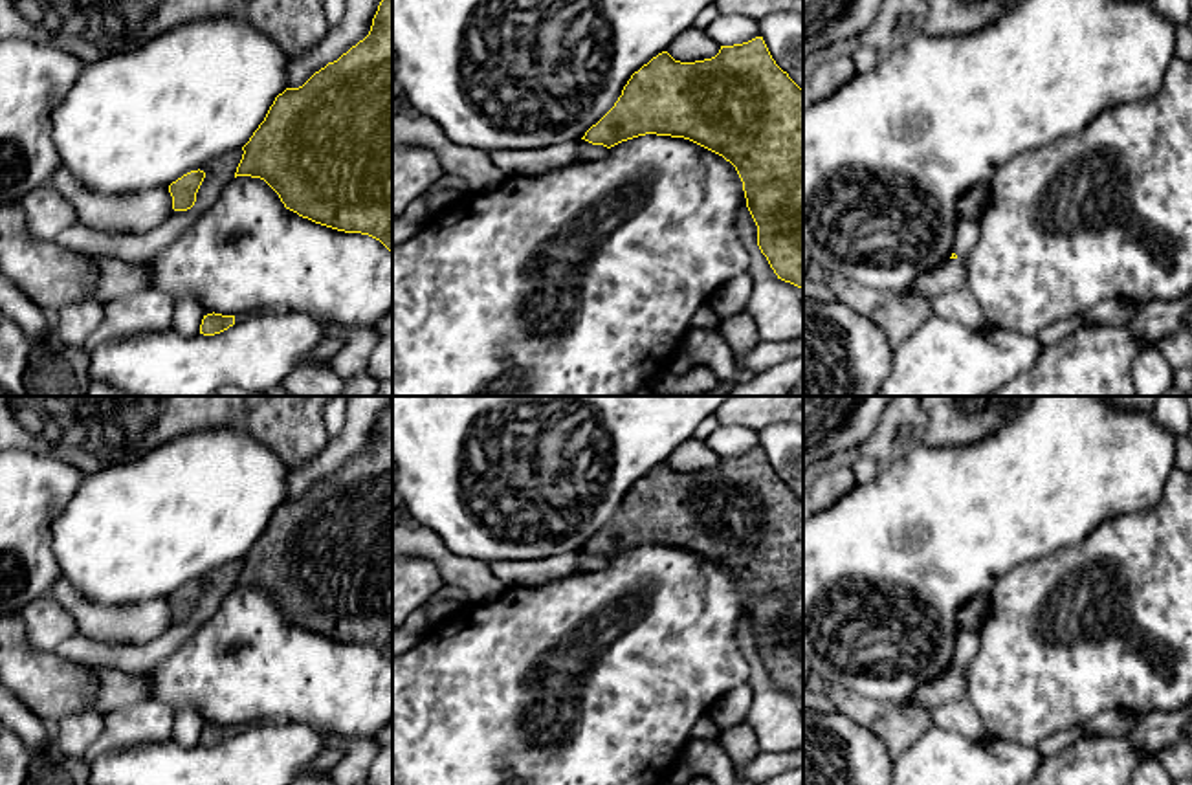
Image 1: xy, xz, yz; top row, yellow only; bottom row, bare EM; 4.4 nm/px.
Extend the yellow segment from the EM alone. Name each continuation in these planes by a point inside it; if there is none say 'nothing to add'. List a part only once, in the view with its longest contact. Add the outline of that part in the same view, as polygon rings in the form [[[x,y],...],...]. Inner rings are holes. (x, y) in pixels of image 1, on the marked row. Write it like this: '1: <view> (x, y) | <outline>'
nothing to add

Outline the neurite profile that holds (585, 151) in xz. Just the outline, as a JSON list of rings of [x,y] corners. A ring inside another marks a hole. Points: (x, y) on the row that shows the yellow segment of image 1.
[[[585,139],[576,141],[576,150],[578,150],[578,161],[594,161],[594,160],[603,160],[609,152],[607,147],[603,145],[592,145]]]

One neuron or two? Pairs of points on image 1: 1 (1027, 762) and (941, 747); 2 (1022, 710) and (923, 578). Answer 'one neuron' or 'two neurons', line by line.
1: one neuron
2: two neurons

